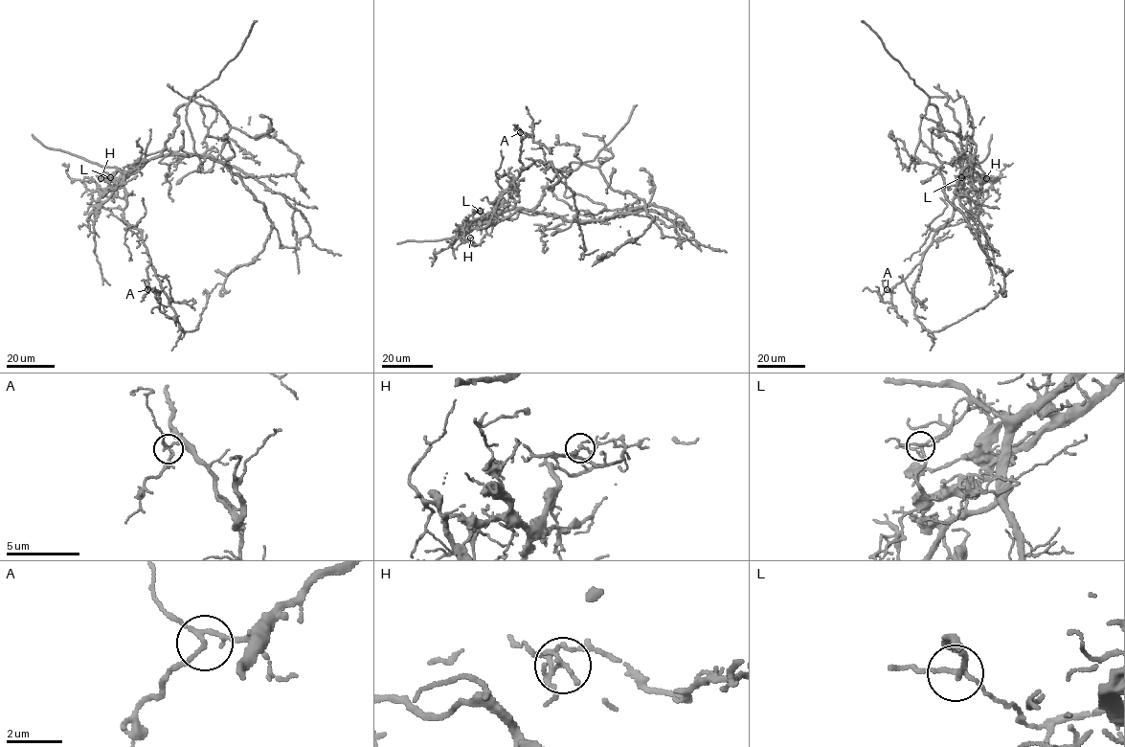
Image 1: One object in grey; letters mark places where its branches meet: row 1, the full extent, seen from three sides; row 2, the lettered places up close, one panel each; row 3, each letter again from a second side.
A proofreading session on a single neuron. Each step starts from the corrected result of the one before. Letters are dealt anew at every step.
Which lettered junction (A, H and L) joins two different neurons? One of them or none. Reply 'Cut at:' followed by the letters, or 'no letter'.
Cut at: L

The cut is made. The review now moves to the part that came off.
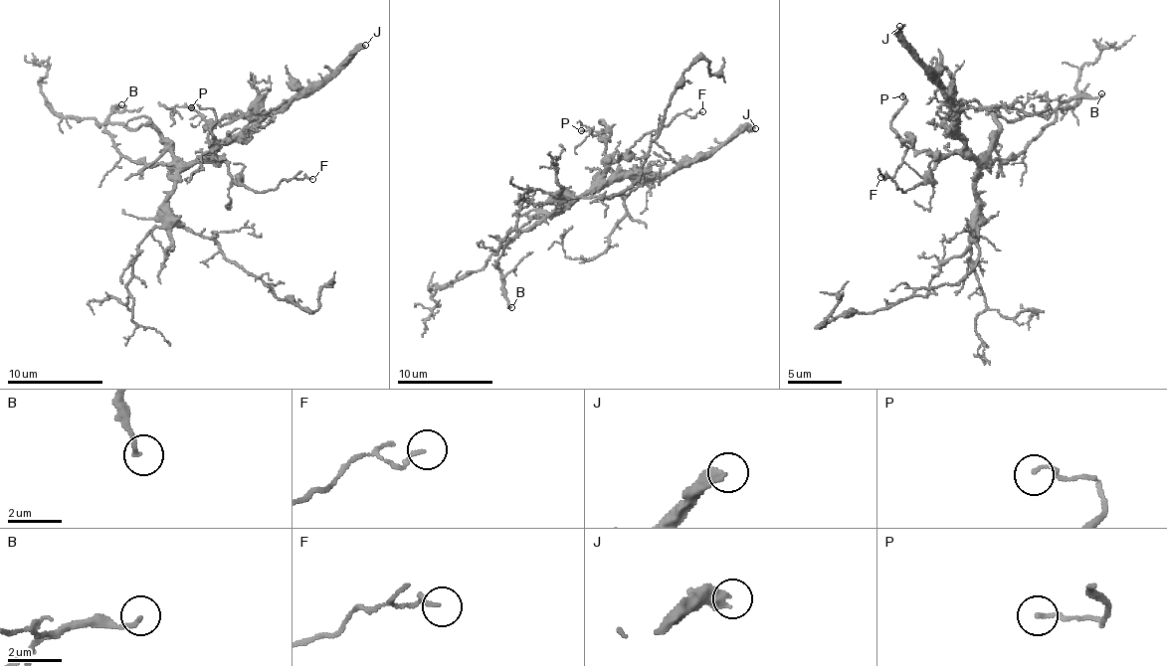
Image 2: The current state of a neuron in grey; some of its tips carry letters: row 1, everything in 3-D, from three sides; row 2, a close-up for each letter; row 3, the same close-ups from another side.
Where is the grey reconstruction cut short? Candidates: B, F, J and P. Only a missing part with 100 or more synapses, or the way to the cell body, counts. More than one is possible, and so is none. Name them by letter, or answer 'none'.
J

